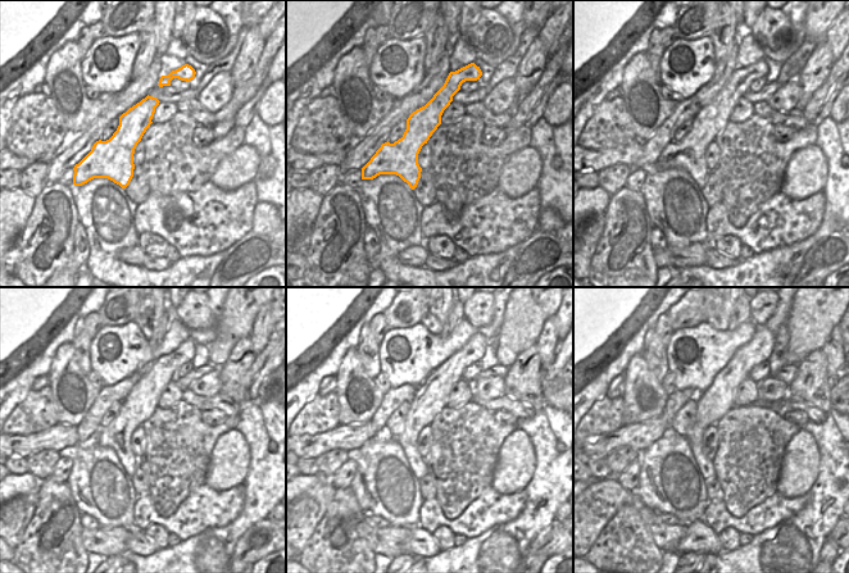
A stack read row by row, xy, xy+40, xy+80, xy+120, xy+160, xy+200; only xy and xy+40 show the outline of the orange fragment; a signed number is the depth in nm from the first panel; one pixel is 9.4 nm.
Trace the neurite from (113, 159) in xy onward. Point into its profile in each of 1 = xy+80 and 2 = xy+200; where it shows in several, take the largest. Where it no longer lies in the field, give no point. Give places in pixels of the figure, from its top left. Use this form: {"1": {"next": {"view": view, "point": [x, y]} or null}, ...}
{"1": {"next": {"view": "xy+80", "point": [689, 154]}}, "2": {"next": {"view": "xy+200", "point": [716, 401]}}}

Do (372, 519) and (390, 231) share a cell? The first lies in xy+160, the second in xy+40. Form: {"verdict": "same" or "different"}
{"verdict": "different"}

